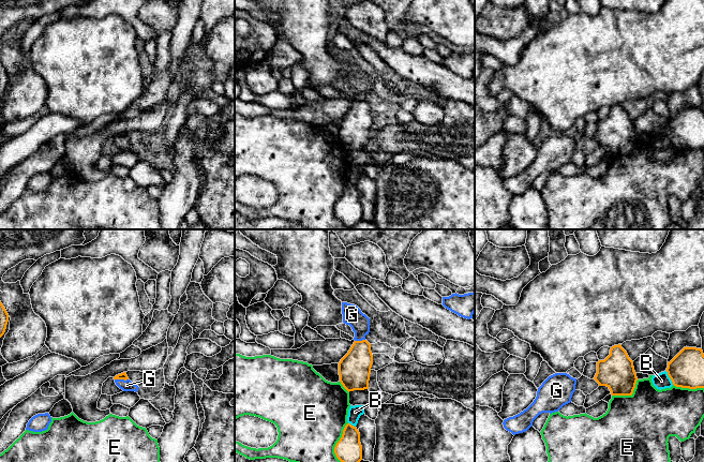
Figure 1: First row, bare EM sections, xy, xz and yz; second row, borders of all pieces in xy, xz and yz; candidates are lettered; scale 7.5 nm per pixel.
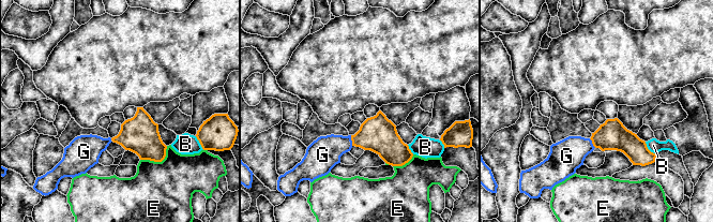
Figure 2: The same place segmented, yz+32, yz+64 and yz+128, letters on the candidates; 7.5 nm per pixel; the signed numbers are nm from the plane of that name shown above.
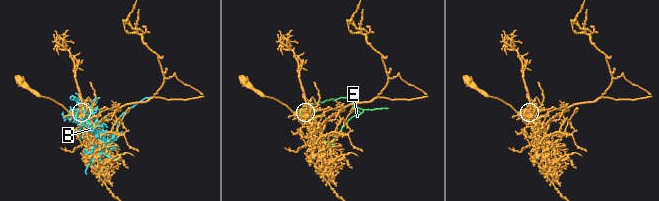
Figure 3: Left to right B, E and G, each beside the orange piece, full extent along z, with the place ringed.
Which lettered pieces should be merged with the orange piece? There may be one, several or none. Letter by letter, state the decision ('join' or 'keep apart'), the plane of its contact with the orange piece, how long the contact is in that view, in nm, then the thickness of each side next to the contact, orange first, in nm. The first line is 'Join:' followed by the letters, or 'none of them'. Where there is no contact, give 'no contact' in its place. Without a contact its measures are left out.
Join: G
B: keep apart | yz | 120 nm | 260/120 nm
E: keep apart | xz | 300 nm | 190/500 nm
G: join | xy | 100 nm | 50/80 nm

